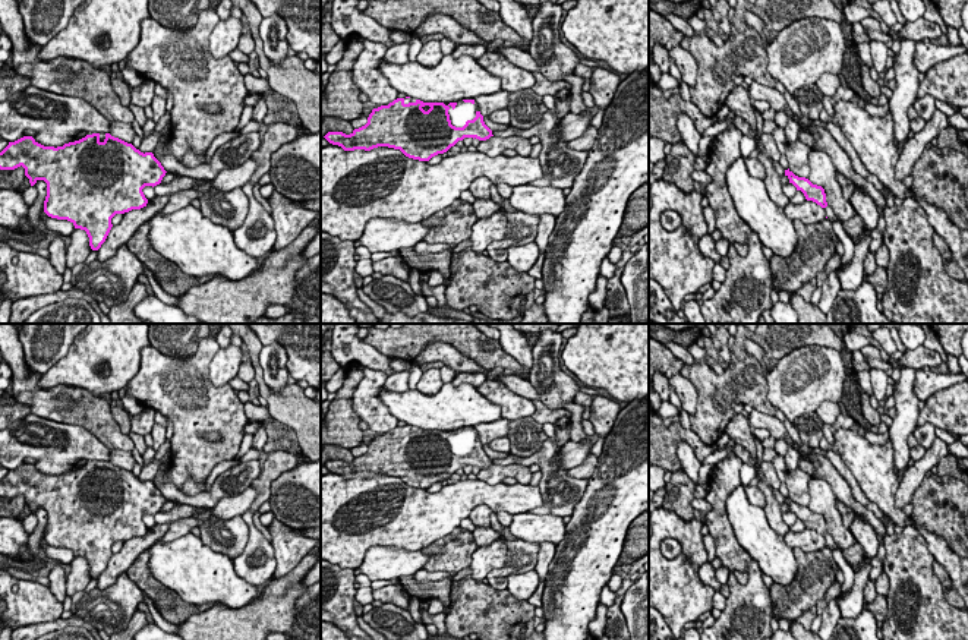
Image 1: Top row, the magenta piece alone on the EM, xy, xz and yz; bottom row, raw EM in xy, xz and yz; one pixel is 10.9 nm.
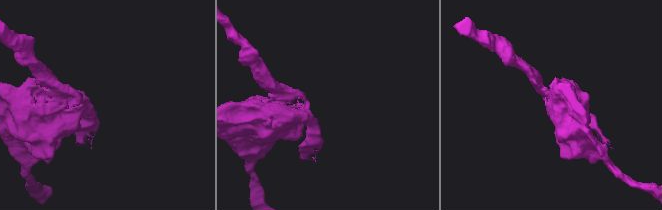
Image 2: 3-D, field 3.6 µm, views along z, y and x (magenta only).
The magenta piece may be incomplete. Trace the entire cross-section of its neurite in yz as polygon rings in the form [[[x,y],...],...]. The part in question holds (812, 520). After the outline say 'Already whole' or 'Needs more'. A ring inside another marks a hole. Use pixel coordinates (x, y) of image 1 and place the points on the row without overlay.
[[[789,496],[785,498],[785,504],[789,507],[789,511],[792,511],[797,516],[797,518],[801,518],[804,521],[807,529],[816,530],[826,539],[827,548],[830,549],[838,548],[833,537],[826,530],[826,521],[822,514],[813,513],[805,505],[795,504]]]. Needs more

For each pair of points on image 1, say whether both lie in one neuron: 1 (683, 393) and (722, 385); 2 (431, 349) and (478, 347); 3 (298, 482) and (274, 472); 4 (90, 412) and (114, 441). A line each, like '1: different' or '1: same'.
1: different
2: different
3: different
4: same

